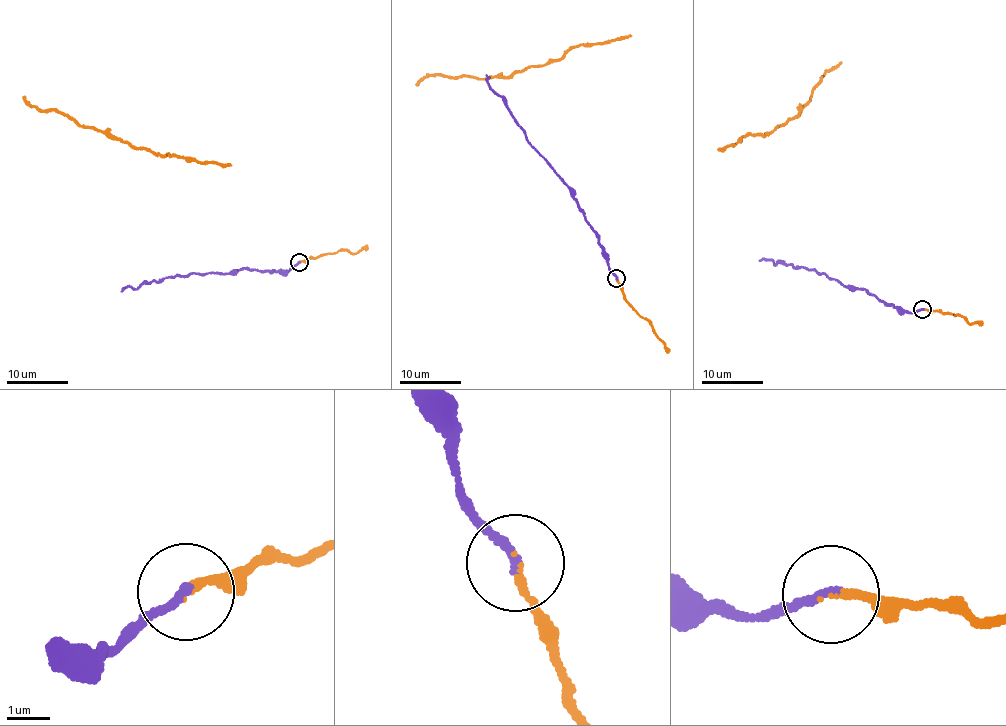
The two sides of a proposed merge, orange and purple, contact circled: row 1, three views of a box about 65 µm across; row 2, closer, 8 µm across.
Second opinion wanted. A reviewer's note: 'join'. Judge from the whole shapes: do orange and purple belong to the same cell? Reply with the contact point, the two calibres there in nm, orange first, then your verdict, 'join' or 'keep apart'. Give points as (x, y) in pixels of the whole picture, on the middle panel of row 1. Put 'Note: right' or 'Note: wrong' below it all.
place (616, 278); calibres 150 and 200 nm; join
Note: right

